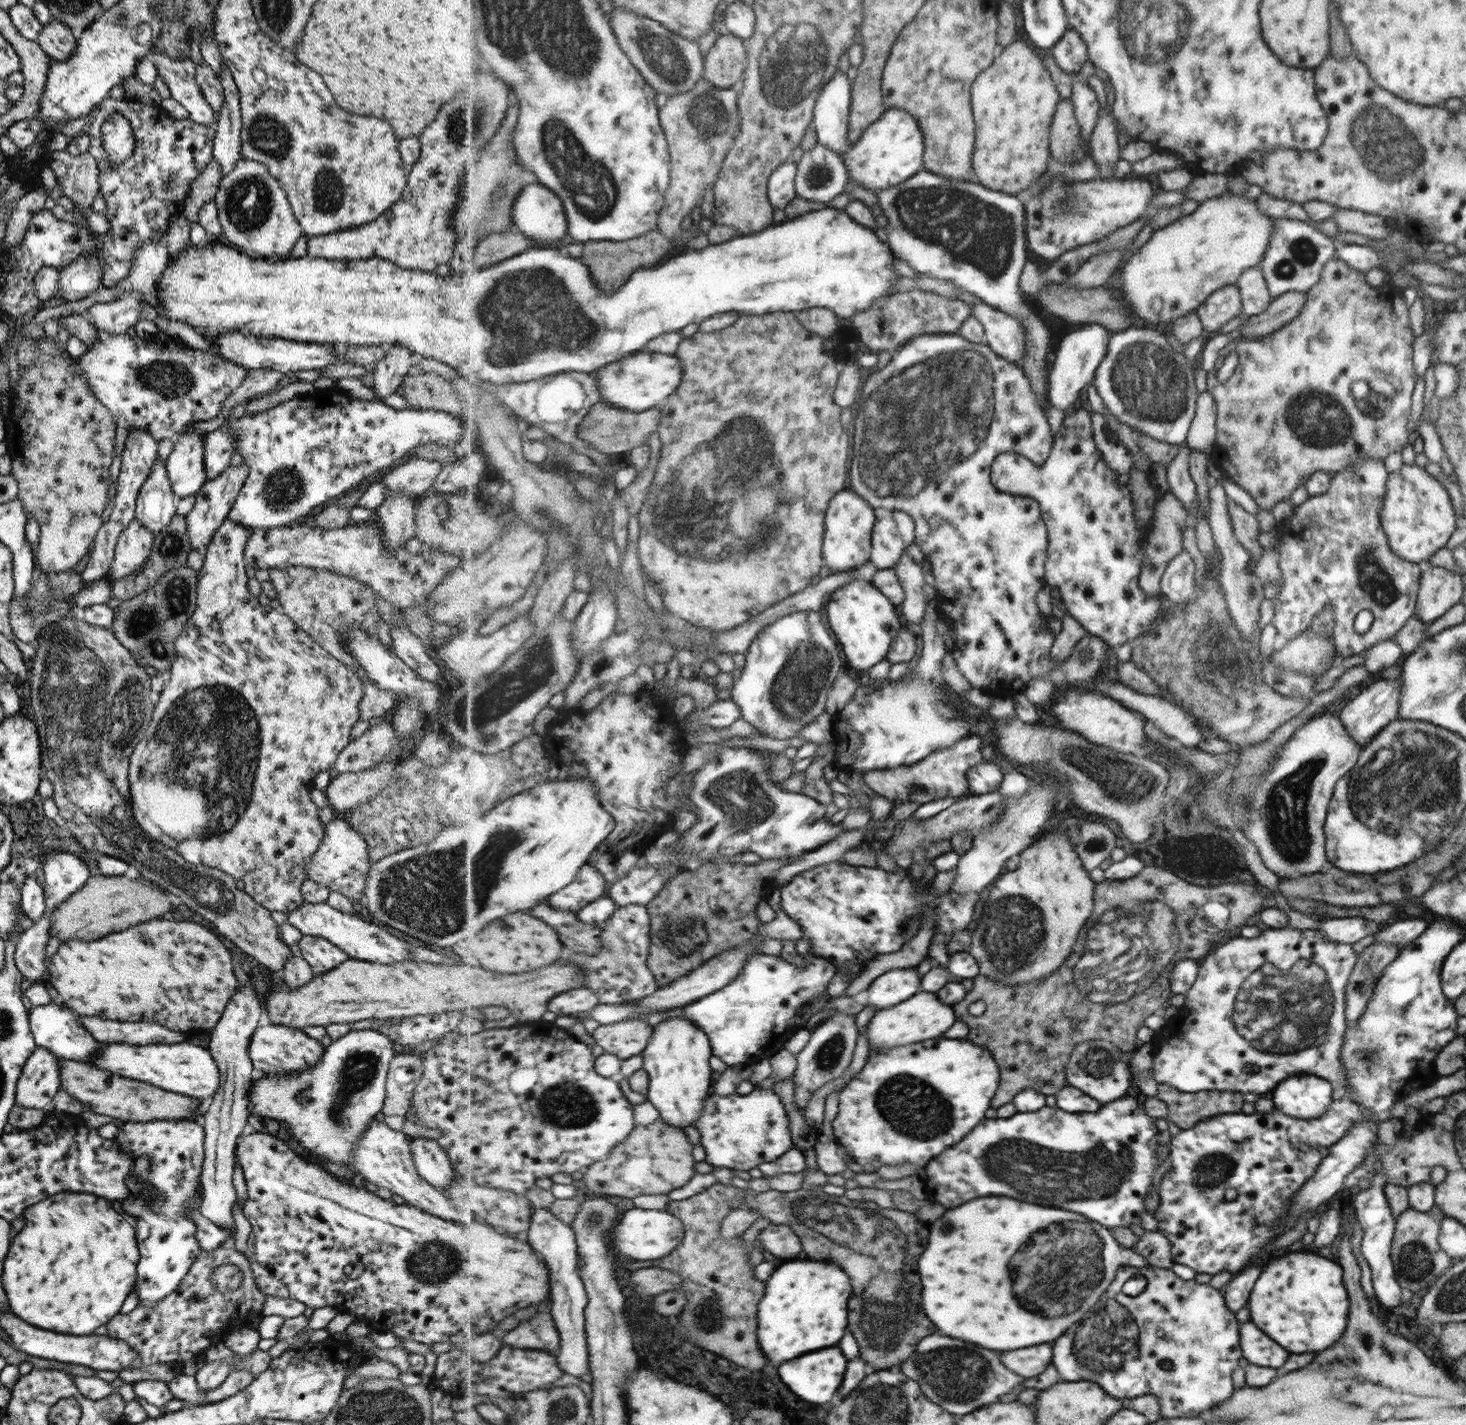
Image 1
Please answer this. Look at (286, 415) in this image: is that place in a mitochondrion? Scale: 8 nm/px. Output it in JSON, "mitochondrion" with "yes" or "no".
{"mitochondrion":"no"}

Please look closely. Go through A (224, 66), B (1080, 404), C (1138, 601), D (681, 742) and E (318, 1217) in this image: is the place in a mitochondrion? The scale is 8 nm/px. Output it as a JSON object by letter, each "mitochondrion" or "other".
{"A":"other","B":"other","C":"other","D":"other","E":"other"}

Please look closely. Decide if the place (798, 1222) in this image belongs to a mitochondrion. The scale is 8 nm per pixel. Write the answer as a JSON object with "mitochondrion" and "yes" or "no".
{"mitochondrion":"yes"}

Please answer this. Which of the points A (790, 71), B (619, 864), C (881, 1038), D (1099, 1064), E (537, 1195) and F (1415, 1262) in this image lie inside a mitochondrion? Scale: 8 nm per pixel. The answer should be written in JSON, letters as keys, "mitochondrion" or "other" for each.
{"A":"mitochondrion","B":"other","C":"other","D":"mitochondrion","E":"other","F":"mitochondrion"}

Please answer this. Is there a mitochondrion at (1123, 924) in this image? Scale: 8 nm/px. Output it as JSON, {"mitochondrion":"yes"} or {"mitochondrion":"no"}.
{"mitochondrion":"yes"}

